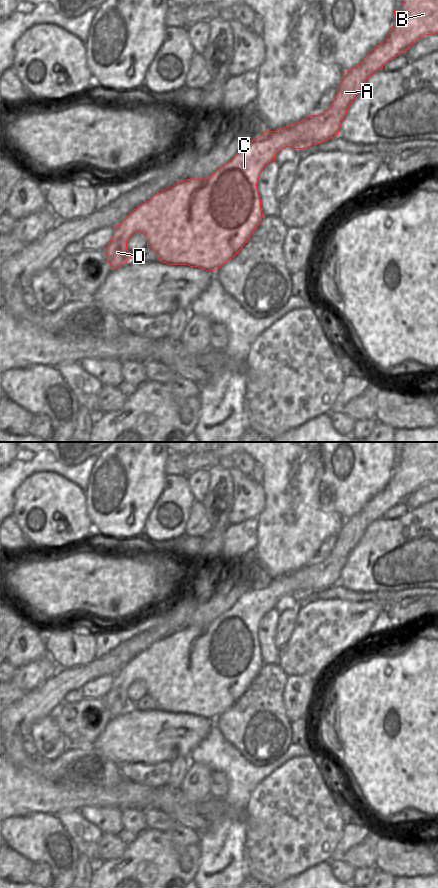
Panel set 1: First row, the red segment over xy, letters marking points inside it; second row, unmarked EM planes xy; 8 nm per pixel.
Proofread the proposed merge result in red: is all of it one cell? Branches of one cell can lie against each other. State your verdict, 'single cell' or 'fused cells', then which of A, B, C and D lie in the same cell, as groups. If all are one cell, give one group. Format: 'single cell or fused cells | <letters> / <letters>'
single cell | A B C D

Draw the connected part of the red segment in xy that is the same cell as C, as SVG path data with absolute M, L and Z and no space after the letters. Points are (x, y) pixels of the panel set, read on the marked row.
M403 0L401 12L396 16L393 11L393 26L385 40L369 51L358 65L343 73L337 94L324 113L310 115L276 131L261 132L260 137L243 145L228 163L206 179L186 179L164 189L114 226L113 236L104 249L111 270L131 259L127 242L136 232L147 238L147 247L157 254L162 263L188 265L206 271L219 269L241 251L263 218L257 182L265 166L275 161L275 156L286 147L305 150L338 136L347 110L365 82L416 41L436 33L438 0Z

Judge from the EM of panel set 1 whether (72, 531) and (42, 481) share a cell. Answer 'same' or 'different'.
same

